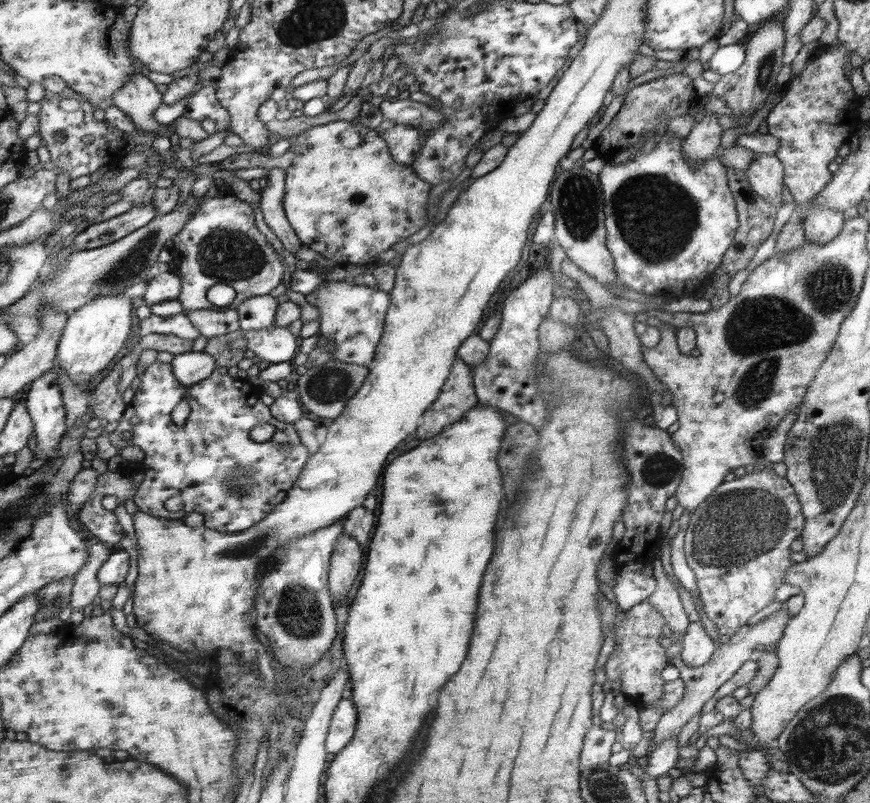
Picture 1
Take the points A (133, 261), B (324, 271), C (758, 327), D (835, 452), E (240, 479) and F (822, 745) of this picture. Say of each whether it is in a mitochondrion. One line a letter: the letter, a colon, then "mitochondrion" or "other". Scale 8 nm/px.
A: mitochondrion
B: other
C: mitochondrion
D: mitochondrion
E: mitochondrion
F: mitochondrion

